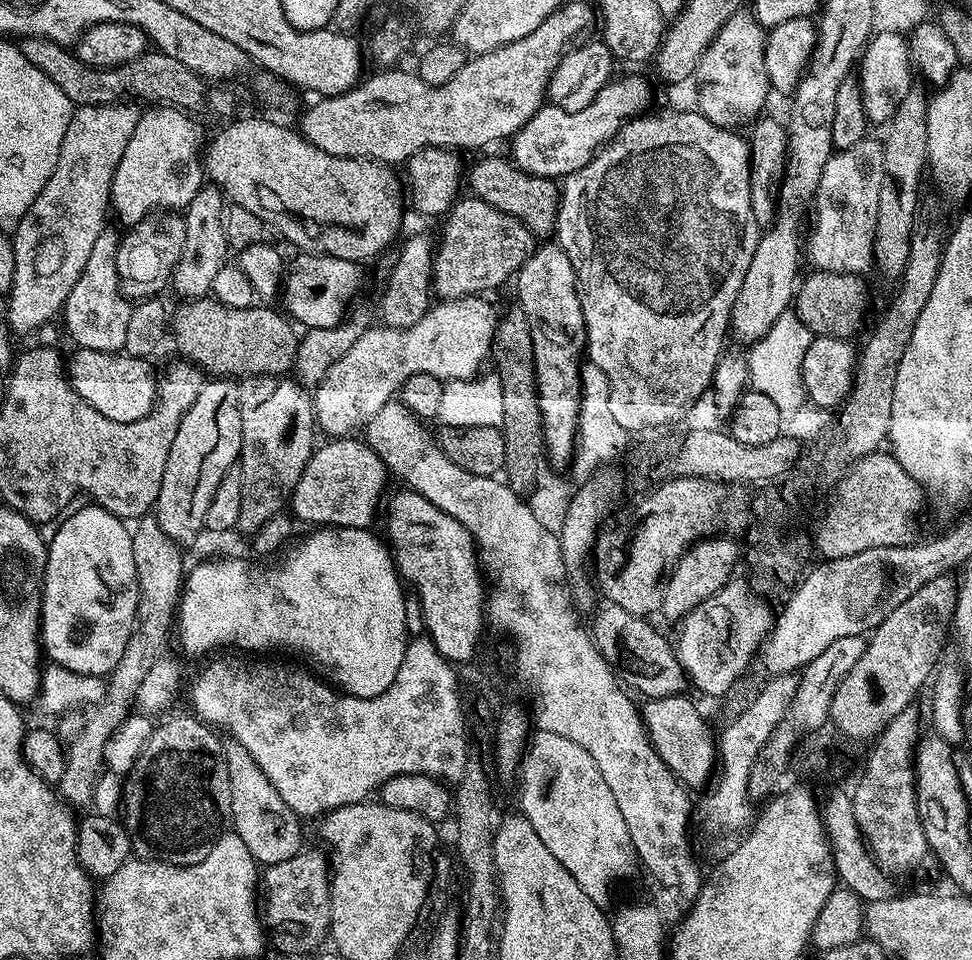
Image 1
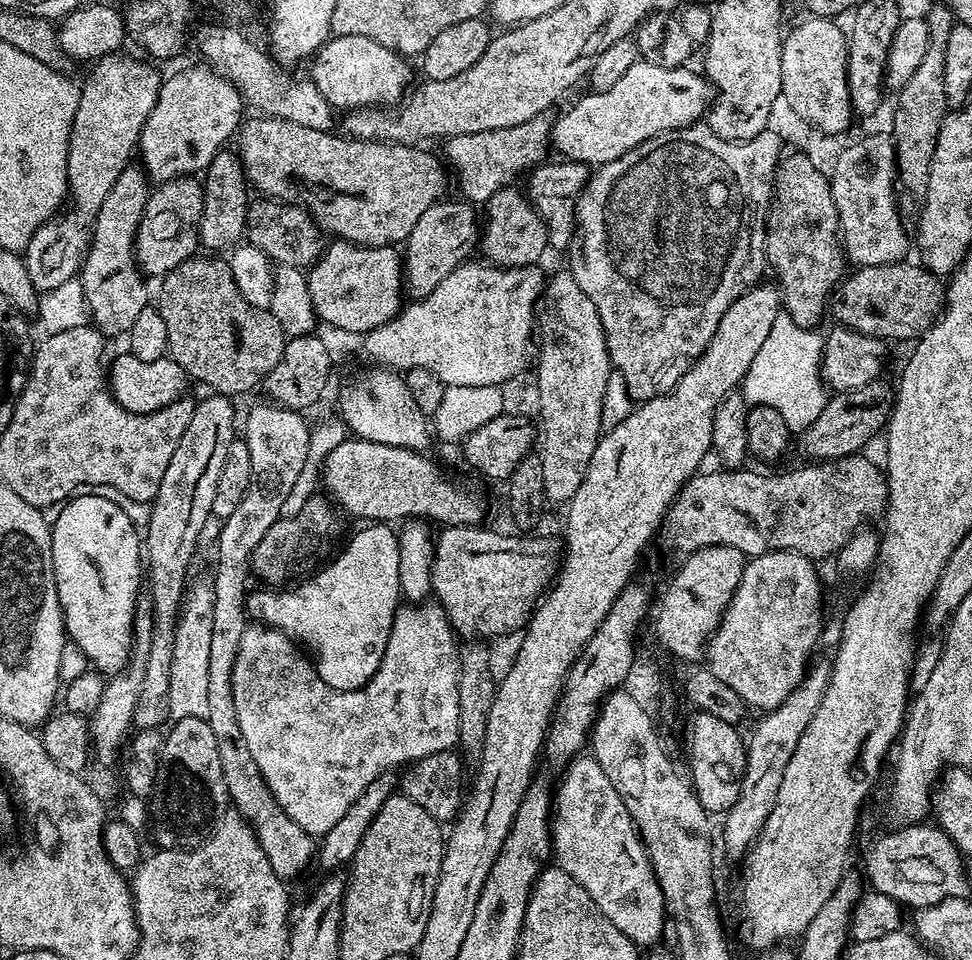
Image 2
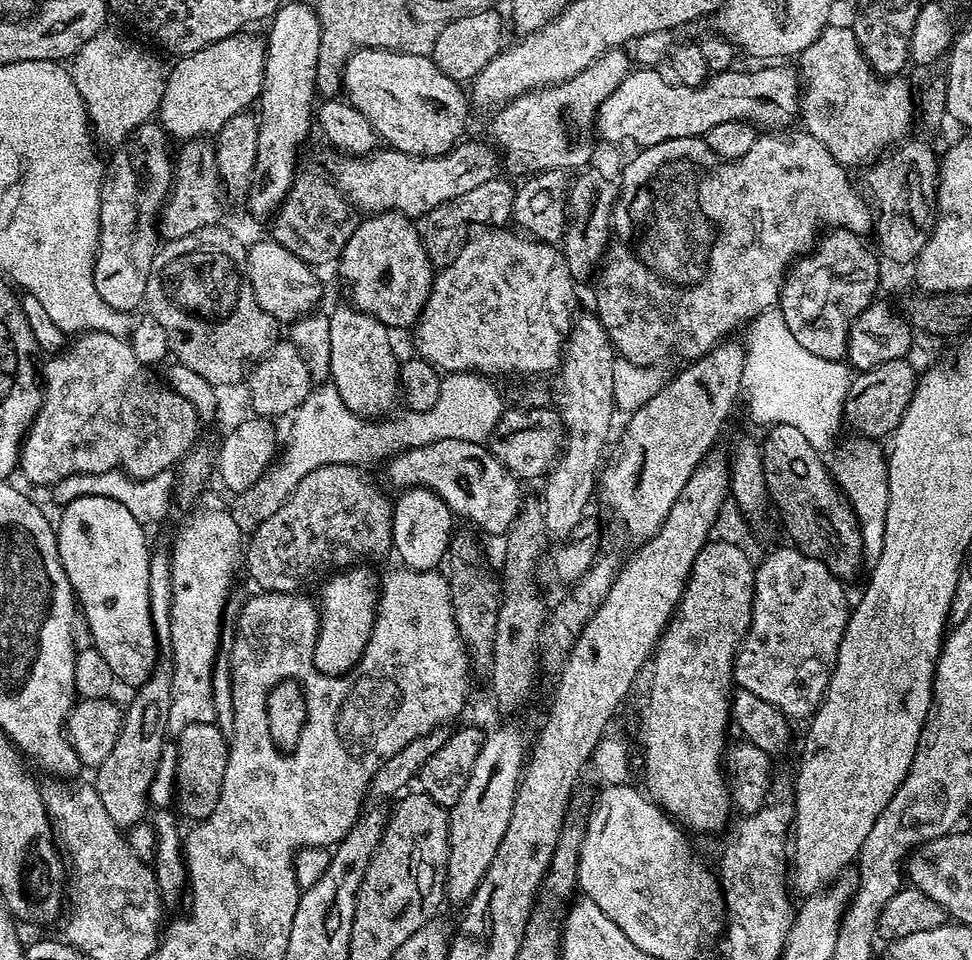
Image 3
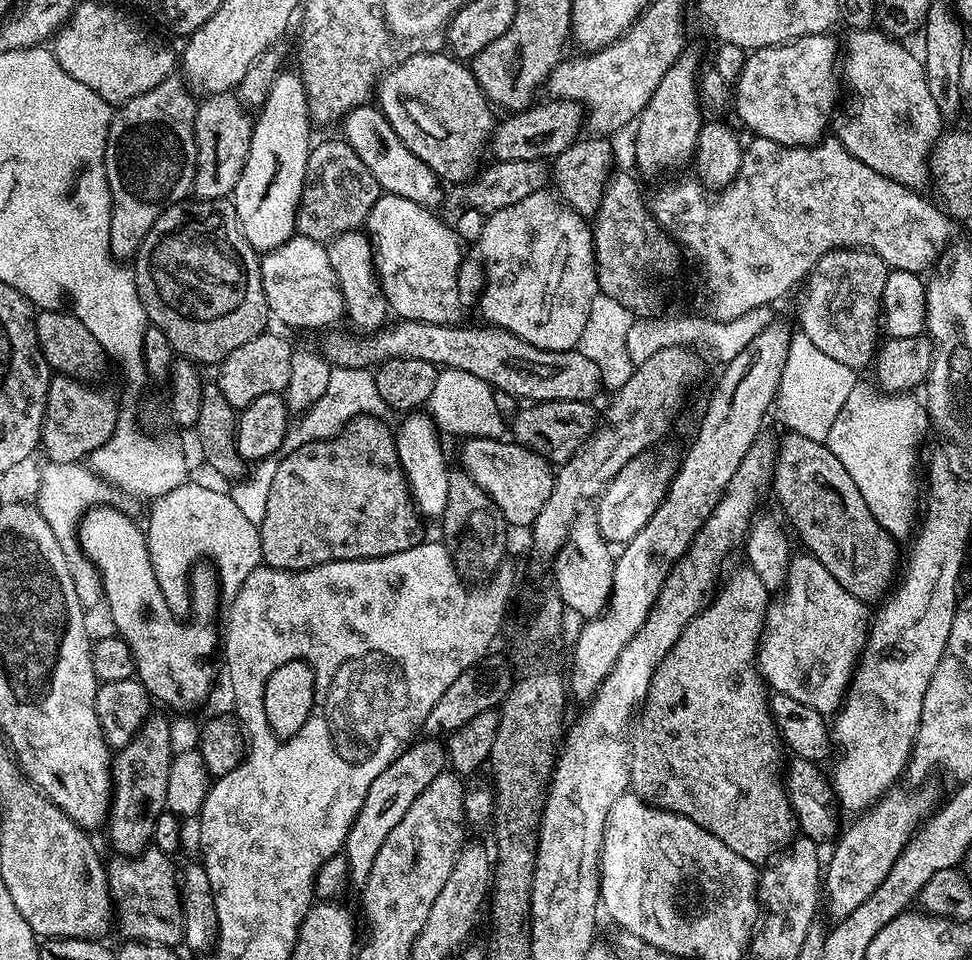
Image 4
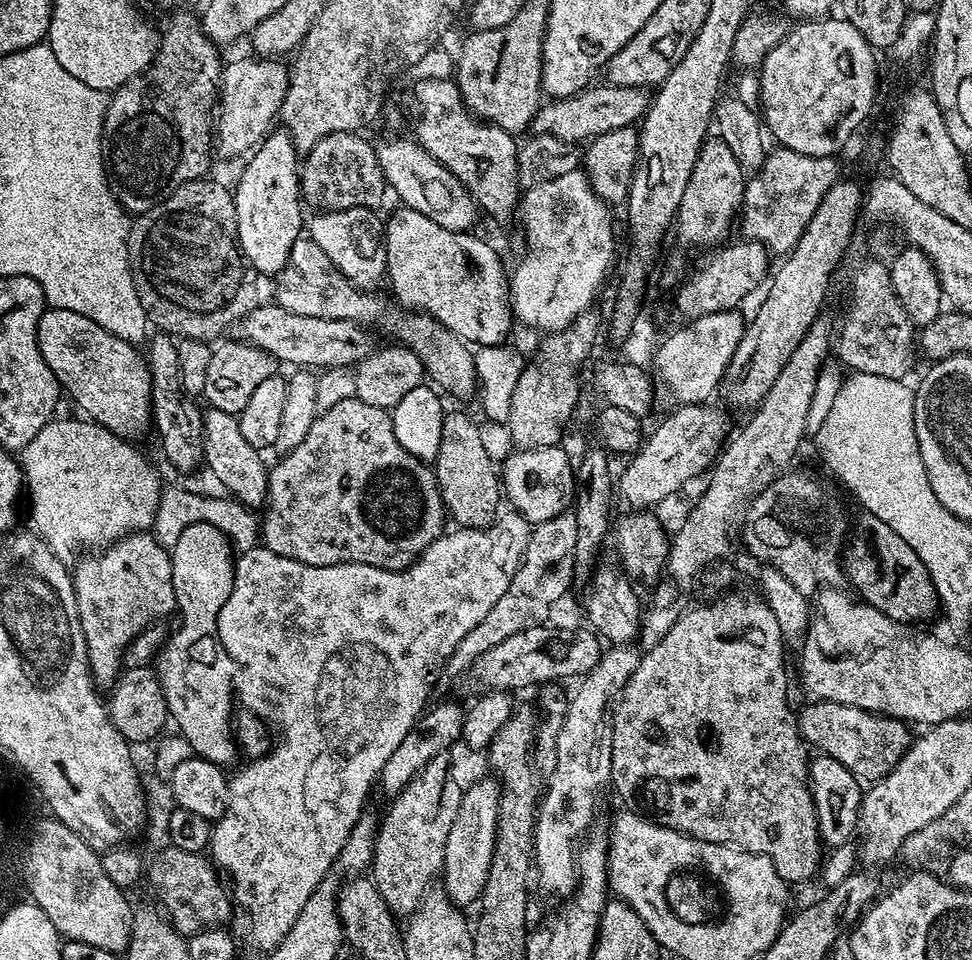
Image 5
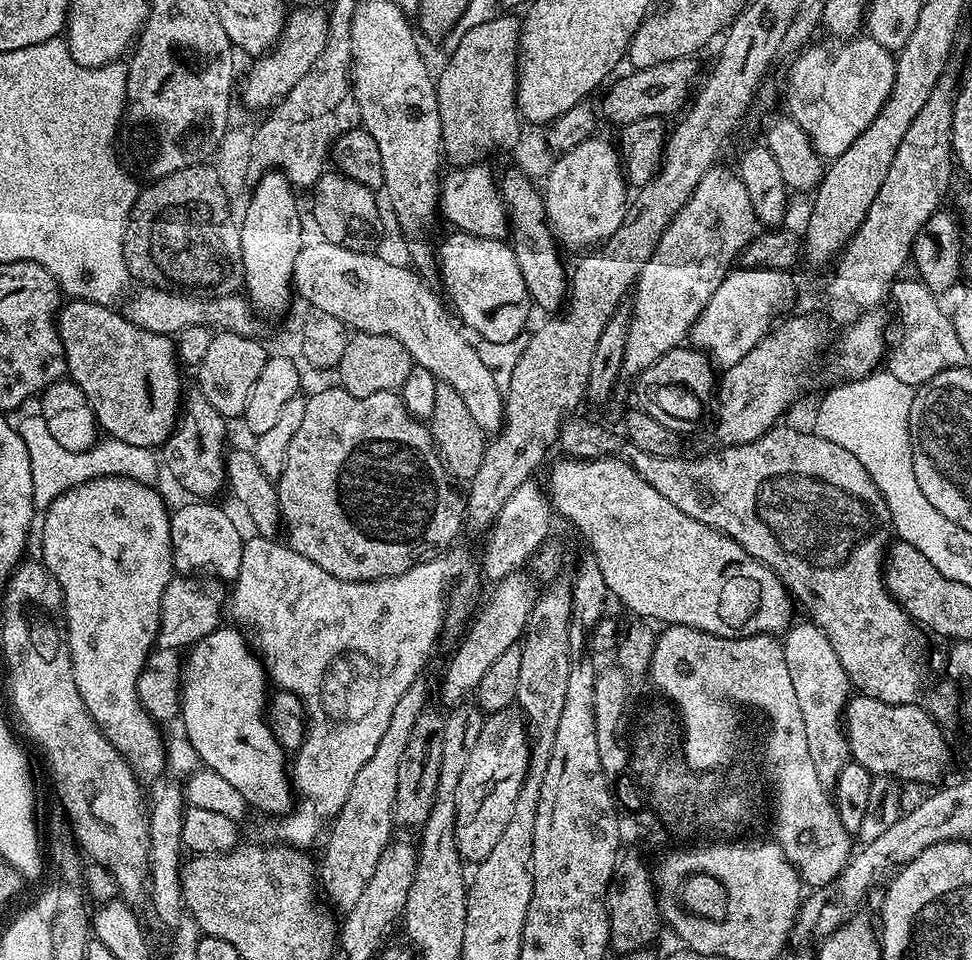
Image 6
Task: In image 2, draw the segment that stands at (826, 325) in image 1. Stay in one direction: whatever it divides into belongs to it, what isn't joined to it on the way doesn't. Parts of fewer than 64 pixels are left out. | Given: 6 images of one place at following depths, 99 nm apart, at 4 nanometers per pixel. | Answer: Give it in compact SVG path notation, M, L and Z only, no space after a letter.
M897 262L894 264L879 264L878 266L860 266L856 273L845 275L838 291L835 293L836 316L841 325L861 332L863 336L879 336L885 342L891 340L915 341L924 335L925 330L943 312L946 303L946 284L941 277L932 275L927 268L919 263Z

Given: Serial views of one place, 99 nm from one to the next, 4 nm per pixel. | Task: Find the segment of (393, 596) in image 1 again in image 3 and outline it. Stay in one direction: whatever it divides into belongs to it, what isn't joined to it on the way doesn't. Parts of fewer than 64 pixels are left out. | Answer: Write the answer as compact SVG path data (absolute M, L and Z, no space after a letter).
M353 566L323 581L324 593L318 596L320 633L312 656L313 665L321 676L343 676L351 672L370 642L376 621L378 576L364 567L368 566Z

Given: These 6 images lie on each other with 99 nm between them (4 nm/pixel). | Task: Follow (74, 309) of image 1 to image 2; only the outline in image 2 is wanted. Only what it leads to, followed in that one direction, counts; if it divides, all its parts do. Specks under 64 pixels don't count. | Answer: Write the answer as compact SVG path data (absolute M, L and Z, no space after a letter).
M129 166L122 170L122 174L118 174L118 180L114 182L110 194L106 194L106 202L102 202L102 210L98 210L96 220L92 224L88 251L78 272L78 279L84 291L84 307L91 323L108 338L123 337L127 334L130 326L134 326L134 318L138 318L138 314L142 314L142 310L150 304L148 292L144 289L145 277L141 273L140 265L136 263L136 231L142 222L149 191L150 181L143 167Z

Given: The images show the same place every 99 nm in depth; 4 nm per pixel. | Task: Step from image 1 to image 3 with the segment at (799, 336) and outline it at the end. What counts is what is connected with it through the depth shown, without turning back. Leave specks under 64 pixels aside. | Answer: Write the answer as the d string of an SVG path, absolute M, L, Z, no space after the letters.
M771 308L756 316L749 323L746 338L744 338L744 376L741 384L745 399L753 420L763 426L775 424L790 424L801 431L805 438L819 452L826 452L836 440L840 426L844 424L844 406L848 397L852 372L845 361L821 358L799 345L798 338L790 333L785 316L779 309Z

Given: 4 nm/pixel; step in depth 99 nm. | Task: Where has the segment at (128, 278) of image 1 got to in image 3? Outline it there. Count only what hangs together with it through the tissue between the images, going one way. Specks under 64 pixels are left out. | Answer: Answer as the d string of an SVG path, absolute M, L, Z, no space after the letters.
M197 138L183 143L174 160L172 191L169 192L158 217L158 232L165 241L177 240L200 228L215 225L220 216L220 199L226 193L220 183L215 147L207 139Z

